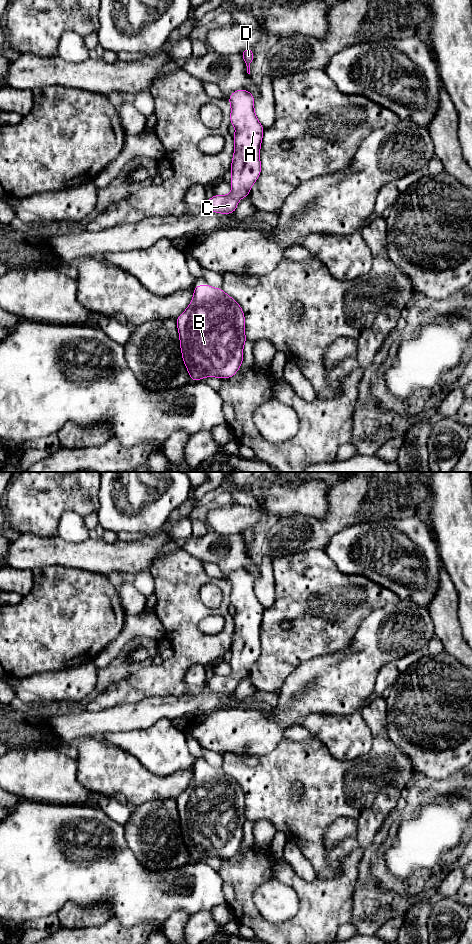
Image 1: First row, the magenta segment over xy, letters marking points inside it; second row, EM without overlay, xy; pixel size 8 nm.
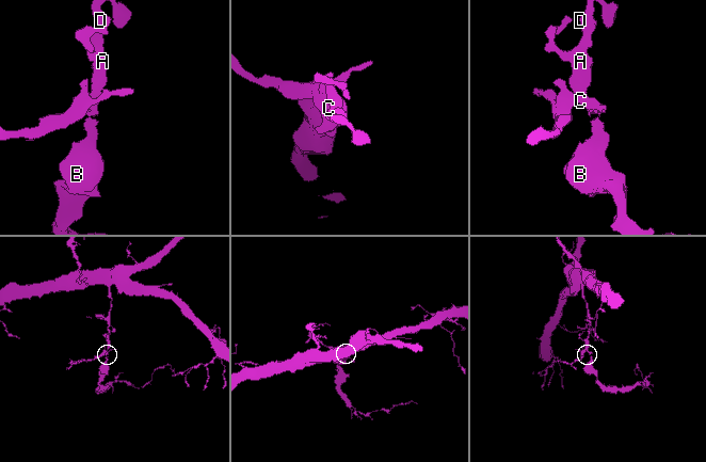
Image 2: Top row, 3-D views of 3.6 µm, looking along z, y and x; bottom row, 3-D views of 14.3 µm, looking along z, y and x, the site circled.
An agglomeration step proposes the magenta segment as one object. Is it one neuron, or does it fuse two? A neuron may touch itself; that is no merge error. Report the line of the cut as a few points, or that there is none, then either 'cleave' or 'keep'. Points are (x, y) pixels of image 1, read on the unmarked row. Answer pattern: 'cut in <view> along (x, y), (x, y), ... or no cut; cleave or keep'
no cut; keep

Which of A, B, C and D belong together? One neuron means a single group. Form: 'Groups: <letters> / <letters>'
Groups: A B C D

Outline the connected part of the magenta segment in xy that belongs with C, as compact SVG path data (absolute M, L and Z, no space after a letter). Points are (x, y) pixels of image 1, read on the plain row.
M245 569L234 571L228 579L231 584L230 602L235 607L234 634L230 648L232 673L213 675L206 685L213 693L232 694L239 680L249 676L252 665L261 653L259 632L264 607L254 591L254 576Z

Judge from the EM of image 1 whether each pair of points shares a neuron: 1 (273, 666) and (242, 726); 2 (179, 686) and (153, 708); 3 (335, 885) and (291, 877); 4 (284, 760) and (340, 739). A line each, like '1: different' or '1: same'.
1: different
2: different
3: same
4: different

